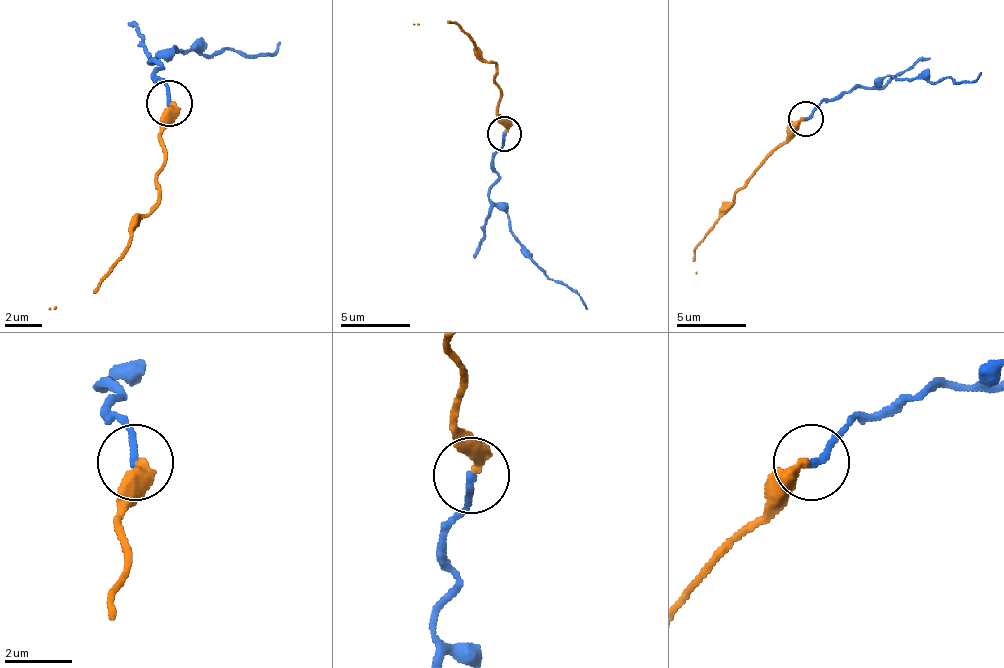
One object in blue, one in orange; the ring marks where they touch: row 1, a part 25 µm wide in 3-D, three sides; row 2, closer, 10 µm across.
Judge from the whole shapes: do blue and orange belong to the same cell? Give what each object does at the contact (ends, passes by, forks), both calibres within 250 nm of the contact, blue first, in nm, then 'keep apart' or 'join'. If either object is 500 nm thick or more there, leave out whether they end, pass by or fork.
blue ends | orange ends | 200/400 nm | join

